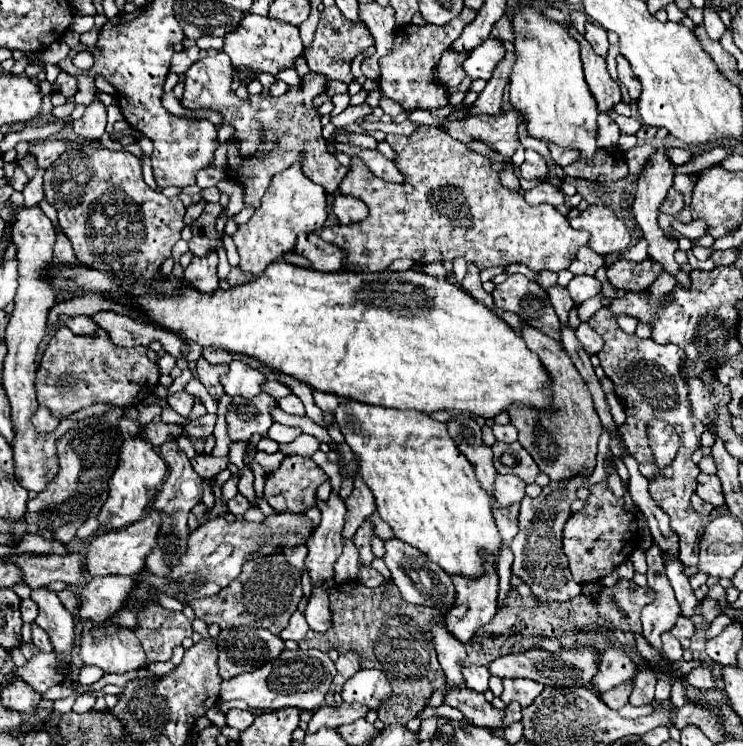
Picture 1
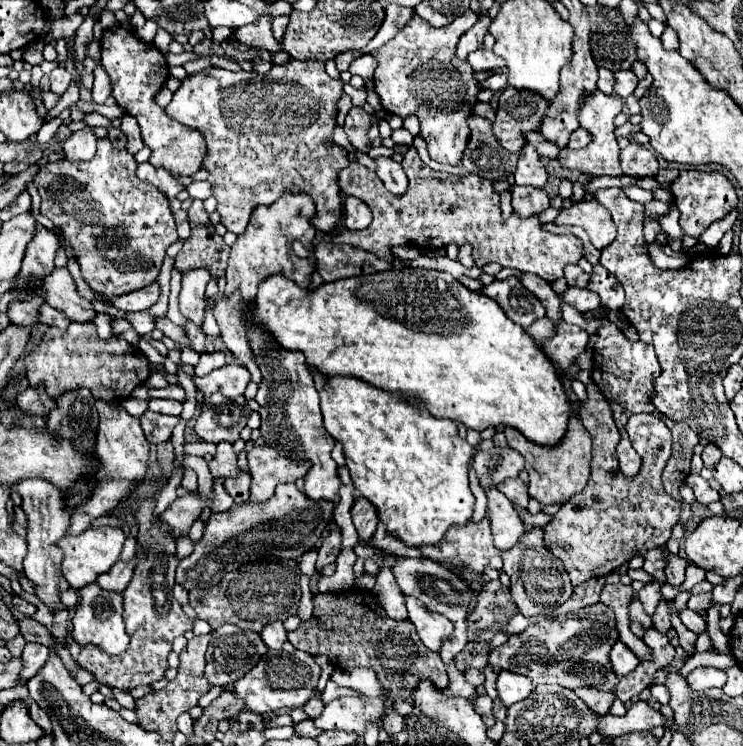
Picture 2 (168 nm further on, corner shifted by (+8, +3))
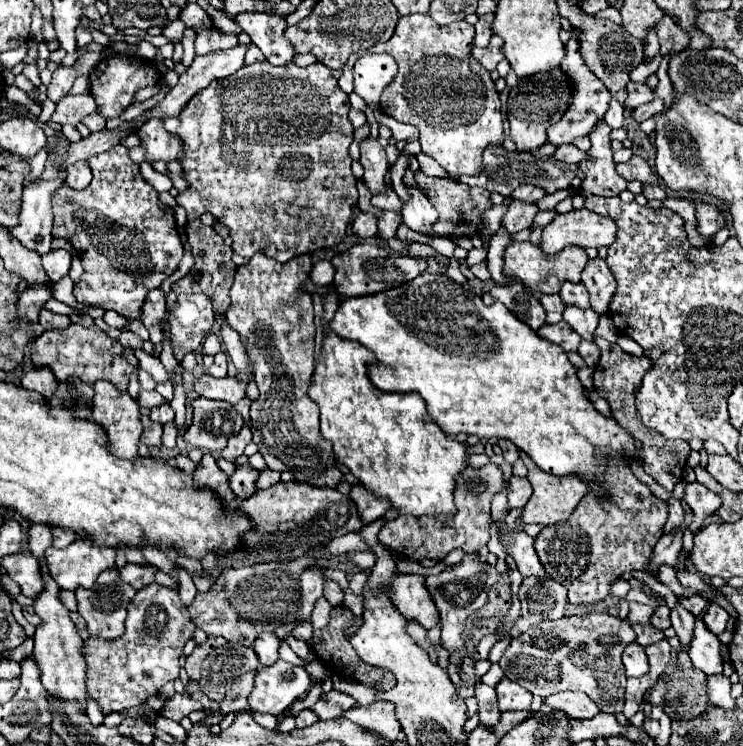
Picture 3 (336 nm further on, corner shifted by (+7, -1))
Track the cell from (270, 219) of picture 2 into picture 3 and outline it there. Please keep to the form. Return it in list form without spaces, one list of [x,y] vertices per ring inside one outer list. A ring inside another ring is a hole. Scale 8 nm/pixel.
[[[253,255],[245,267],[239,267],[235,273],[235,281],[231,287],[231,307],[225,313],[227,323],[239,333],[247,357],[259,387],[259,397],[251,403],[251,429],[253,429],[253,443],[259,447],[259,453],[267,461],[269,469],[275,469],[279,473],[291,471],[297,481],[307,481],[311,485],[329,485],[337,487],[341,473],[339,471],[327,471],[327,467],[337,467],[337,459],[333,453],[331,443],[327,443],[319,435],[319,407],[309,399],[307,389],[311,385],[311,373],[313,373],[313,337],[315,337],[315,325],[313,325],[313,301],[311,295],[301,291],[301,283],[309,279],[309,273],[313,269],[311,257],[301,255],[295,257],[291,263],[275,263],[275,259],[267,259],[263,255]]]

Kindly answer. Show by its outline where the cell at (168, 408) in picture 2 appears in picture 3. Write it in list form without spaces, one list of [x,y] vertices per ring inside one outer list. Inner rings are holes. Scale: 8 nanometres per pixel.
[[[163,403],[163,405],[159,405],[159,407],[153,407],[153,409],[151,409],[151,415],[149,415],[149,419],[159,421],[161,425],[173,421],[173,417],[175,417],[175,413],[173,413],[173,409],[171,409],[169,403]]]

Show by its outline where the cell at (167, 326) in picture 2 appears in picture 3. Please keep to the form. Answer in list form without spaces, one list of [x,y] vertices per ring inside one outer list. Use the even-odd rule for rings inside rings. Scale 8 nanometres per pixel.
[[[215,333],[207,335],[207,339],[205,339],[203,347],[201,347],[201,353],[203,353],[203,355],[217,355],[219,351],[221,351],[221,341],[219,341],[219,337],[217,337]]]

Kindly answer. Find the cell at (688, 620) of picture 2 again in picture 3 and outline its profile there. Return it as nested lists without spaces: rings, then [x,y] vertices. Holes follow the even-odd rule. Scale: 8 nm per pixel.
[[[697,619],[695,623],[695,637],[689,649],[691,663],[701,669],[705,675],[719,675],[723,673],[723,659],[721,659],[721,643],[711,631],[707,631],[705,623]]]

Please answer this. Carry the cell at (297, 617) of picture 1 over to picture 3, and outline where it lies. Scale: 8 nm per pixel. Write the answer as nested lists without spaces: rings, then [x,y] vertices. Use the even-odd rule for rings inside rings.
[[[263,633],[255,639],[253,643],[253,649],[259,657],[259,663],[261,667],[269,667],[277,661],[277,649],[279,649],[279,641],[275,639],[273,633]]]

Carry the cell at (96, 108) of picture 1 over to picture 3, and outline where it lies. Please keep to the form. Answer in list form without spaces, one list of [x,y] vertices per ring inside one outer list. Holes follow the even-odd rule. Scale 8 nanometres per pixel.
[[[77,161],[75,165],[67,167],[67,185],[71,189],[85,189],[91,183],[91,169],[87,161]]]

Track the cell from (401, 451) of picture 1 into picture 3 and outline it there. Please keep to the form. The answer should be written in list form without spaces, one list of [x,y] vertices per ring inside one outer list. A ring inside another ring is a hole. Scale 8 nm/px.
[[[335,285],[329,287],[327,295],[323,295],[323,347],[321,355],[317,359],[313,381],[309,387],[309,397],[319,405],[321,409],[321,435],[333,443],[333,451],[337,459],[341,459],[351,473],[375,495],[383,495],[391,501],[393,507],[399,509],[399,515],[453,515],[455,503],[453,503],[453,489],[455,489],[455,475],[467,467],[467,453],[465,445],[449,439],[439,427],[431,421],[423,397],[419,393],[385,393],[377,389],[369,379],[369,365],[377,363],[375,355],[359,345],[357,341],[347,341],[337,337],[329,323],[341,303],[339,293],[335,291]]]

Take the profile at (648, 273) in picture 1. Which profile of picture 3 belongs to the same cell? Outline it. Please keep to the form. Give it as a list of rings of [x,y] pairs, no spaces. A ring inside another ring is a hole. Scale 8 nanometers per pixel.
[[[601,257],[591,259],[585,271],[581,273],[581,281],[591,295],[591,309],[599,315],[605,315],[611,303],[611,295],[615,295],[615,287],[617,287],[615,277],[607,267],[605,259]]]

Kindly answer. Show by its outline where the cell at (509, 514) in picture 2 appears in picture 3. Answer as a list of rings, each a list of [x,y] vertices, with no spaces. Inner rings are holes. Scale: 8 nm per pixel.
[[[511,529],[509,535],[503,535],[503,543],[505,543],[507,553],[513,555],[517,569],[523,577],[535,577],[539,583],[547,581],[547,573],[533,549],[533,537]]]

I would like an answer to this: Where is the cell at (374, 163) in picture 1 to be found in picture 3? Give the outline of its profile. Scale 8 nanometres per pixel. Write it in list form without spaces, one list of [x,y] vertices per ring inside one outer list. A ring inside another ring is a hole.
[[[409,187],[411,201],[403,205],[403,221],[409,229],[435,237],[433,225],[437,221],[437,209],[429,203],[429,199],[415,187]]]

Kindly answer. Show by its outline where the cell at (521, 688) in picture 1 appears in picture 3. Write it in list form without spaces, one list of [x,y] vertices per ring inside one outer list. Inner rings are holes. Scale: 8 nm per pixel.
[[[503,677],[497,683],[497,697],[499,697],[499,709],[501,711],[517,711],[517,709],[531,709],[531,699],[533,695],[521,687],[519,683]]]

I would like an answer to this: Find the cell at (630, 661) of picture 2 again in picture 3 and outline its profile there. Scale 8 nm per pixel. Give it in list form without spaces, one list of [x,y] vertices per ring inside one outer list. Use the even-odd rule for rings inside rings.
[[[629,643],[623,651],[623,665],[627,671],[627,677],[641,677],[649,671],[647,667],[647,655],[645,649],[639,643]]]

